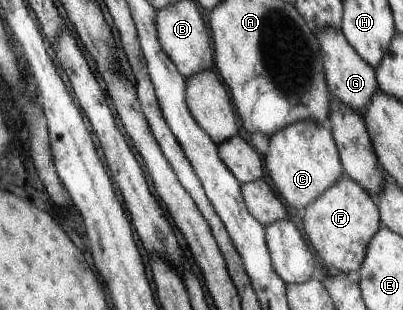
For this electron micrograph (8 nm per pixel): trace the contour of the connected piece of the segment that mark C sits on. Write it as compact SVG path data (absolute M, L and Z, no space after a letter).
M310 119L292 123L269 138L265 157L268 178L275 182L278 194L286 204L297 209L308 207L344 174L339 148L334 144L334 139L328 128Z

